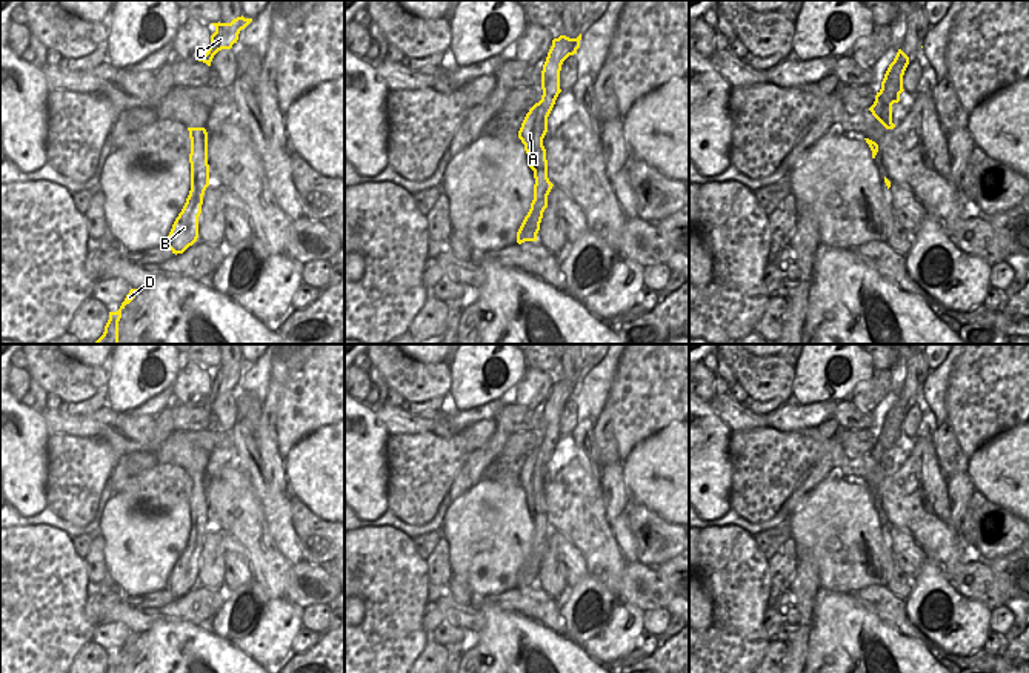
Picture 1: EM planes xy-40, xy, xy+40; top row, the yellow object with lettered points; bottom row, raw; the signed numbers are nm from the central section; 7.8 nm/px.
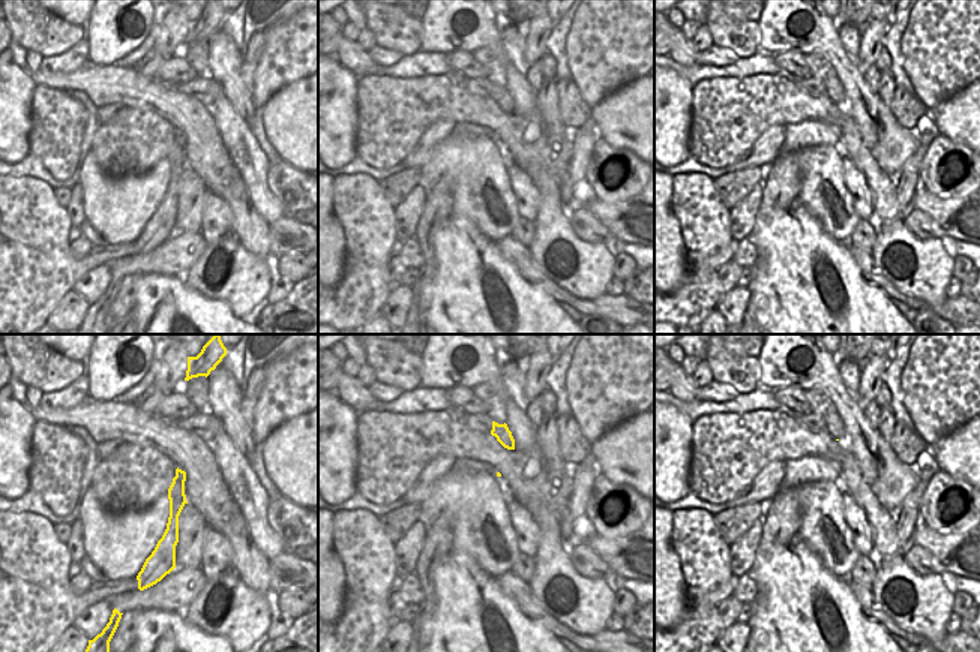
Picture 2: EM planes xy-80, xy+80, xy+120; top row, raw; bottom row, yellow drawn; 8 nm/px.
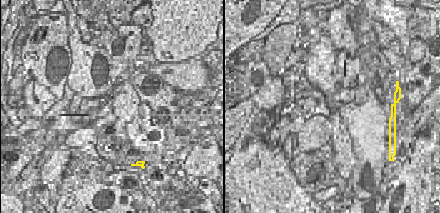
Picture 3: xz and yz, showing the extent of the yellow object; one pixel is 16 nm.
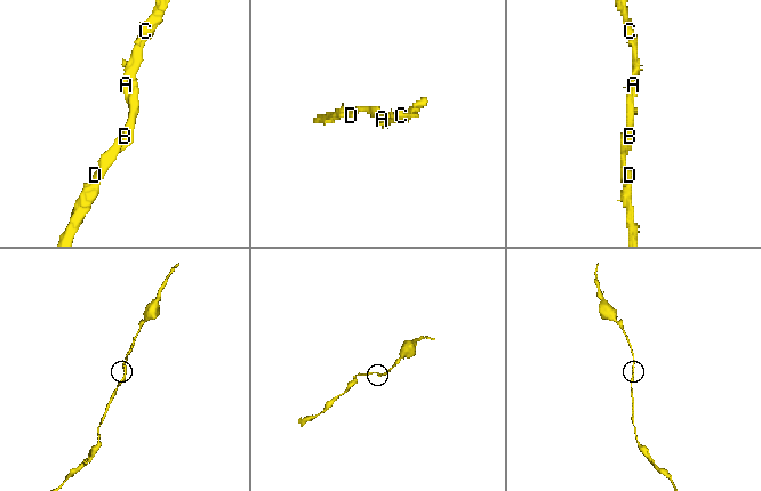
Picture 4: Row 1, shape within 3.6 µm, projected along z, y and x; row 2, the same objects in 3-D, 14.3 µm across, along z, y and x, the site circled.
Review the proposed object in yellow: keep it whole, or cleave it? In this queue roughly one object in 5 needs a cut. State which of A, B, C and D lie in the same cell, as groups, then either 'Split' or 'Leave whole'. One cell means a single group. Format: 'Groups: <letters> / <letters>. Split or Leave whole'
Groups: A B C D. Leave whole.

